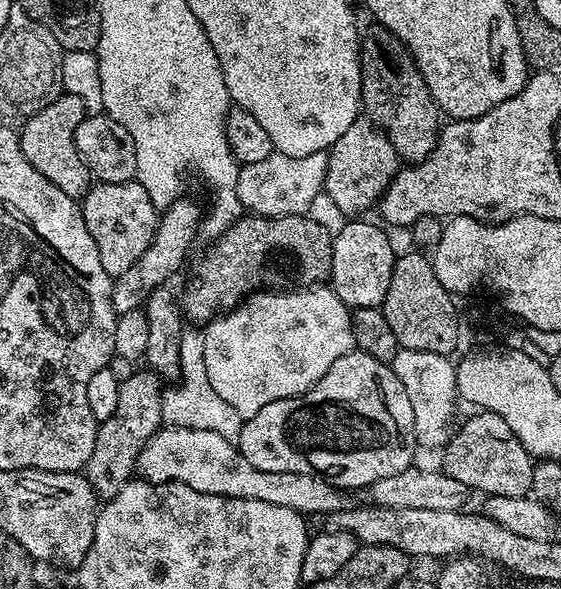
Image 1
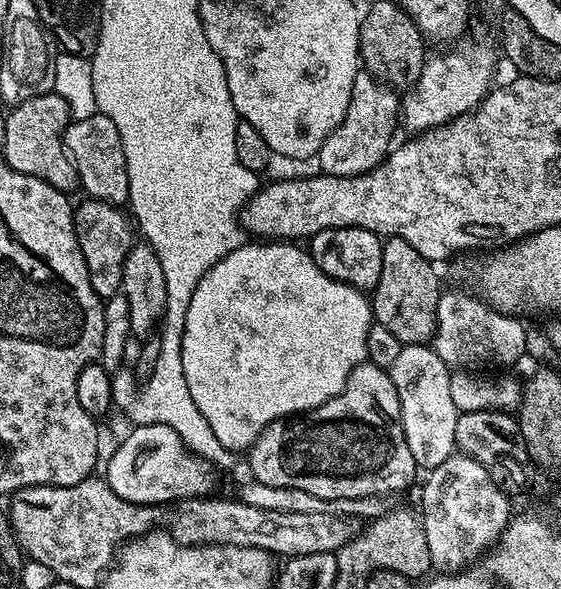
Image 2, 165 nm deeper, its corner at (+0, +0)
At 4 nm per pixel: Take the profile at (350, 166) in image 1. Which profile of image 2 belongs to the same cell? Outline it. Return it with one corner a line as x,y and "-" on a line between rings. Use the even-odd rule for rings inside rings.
361,70
354,78
354,90
350,94
350,106
346,106
346,118
322,142
318,153
319,171
326,176
357,176
376,168
393,147
392,134
398,130
401,115
401,97
393,85
377,79
367,70

